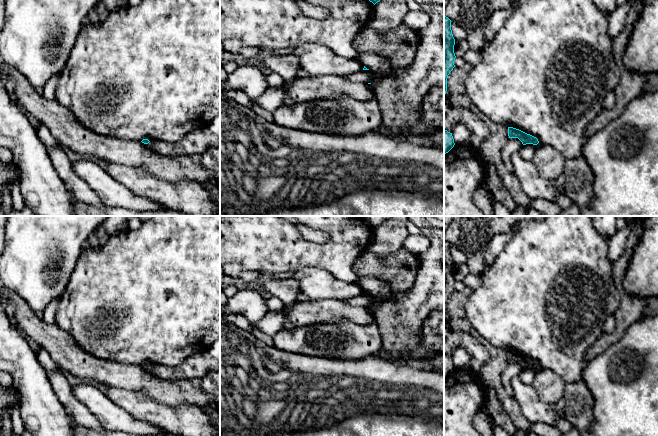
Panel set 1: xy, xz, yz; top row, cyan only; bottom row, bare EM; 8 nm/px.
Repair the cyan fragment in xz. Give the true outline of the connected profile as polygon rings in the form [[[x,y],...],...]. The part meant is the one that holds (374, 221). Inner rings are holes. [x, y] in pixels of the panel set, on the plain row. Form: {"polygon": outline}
{"polygon": [[[363,216],[364,220],[374,229],[391,216]]]}

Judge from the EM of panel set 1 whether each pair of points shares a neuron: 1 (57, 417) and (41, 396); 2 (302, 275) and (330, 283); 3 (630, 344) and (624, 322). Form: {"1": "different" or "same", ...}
{"1": "same", "2": "same", "3": "different"}

